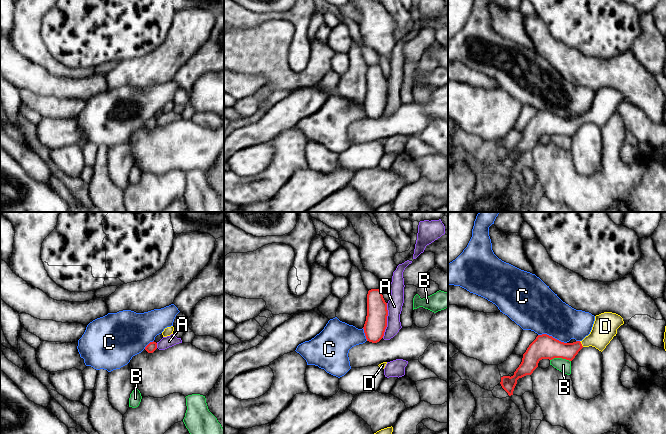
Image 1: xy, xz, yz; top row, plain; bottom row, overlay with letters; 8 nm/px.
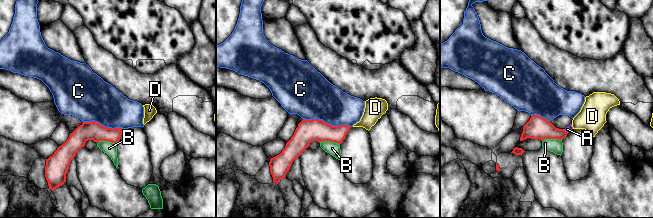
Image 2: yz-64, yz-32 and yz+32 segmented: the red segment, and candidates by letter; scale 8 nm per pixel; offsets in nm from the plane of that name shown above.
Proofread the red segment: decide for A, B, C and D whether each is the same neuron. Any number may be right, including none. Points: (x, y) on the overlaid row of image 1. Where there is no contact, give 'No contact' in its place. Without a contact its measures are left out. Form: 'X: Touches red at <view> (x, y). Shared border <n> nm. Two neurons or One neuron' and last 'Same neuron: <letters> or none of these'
A: Touches red at xz (386, 320). Shared border 280 nm. Two neurons
B: Touches red at yz (560, 357). Shared border 170 nm. Two neurons
C: Touches red at yz (551, 336). Shared border 240 nm. Two neurons
D: Touches red at yz (581, 344). Shared border 60 nm. One neuron
Same neuron: D

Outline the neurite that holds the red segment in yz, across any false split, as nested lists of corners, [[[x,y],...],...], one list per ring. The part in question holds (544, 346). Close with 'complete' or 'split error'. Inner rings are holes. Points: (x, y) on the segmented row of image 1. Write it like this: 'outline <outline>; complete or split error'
outline [[[604,312],[595,316],[592,330],[582,341],[573,343],[561,342],[547,334],[538,335],[523,354],[522,362],[513,376],[501,377],[501,386],[513,395],[517,380],[531,375],[542,359],[562,358],[572,361],[583,347],[595,347],[603,351],[617,334],[617,329],[624,324],[623,318],[612,312]]]; split error

